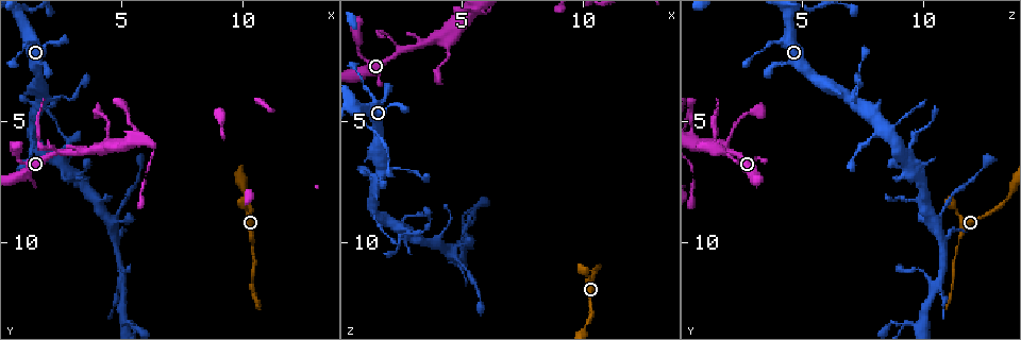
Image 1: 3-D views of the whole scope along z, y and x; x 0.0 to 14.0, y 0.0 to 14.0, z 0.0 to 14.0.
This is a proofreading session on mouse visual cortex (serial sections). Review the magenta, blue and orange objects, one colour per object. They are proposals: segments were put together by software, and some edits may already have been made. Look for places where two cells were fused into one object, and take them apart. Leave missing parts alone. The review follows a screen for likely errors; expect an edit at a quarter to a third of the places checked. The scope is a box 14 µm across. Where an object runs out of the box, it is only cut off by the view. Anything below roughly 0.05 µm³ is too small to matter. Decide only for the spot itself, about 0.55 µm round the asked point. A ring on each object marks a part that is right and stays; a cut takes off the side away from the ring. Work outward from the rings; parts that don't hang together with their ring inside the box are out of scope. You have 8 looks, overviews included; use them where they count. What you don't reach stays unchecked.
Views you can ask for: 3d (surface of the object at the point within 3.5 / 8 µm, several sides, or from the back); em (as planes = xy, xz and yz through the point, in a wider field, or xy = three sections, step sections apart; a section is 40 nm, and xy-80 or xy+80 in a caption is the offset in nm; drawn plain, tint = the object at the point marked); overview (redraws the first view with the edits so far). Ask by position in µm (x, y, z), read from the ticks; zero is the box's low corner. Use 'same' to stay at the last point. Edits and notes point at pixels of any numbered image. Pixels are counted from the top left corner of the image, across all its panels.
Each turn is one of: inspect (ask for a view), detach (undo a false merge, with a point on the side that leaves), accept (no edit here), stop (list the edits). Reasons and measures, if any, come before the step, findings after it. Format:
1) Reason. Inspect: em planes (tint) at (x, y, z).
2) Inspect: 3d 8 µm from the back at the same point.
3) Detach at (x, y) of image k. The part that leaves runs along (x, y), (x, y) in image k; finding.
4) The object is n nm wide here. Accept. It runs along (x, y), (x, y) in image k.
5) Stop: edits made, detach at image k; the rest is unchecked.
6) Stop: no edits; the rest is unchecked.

Abrupt turn. Inspect: 3d 8 µm at (1.8, 4.0, 6.9).

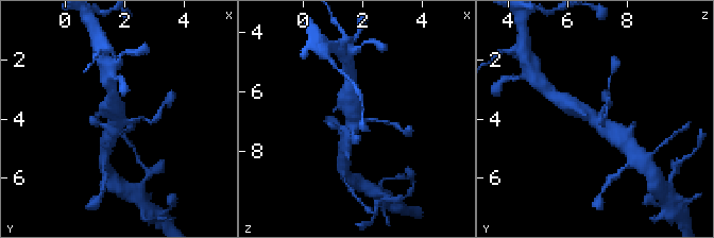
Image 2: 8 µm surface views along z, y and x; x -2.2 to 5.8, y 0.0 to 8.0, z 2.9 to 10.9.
Closer look. Inspect: 3d 3.5 µm at (1.8, 4.1, 7.0).

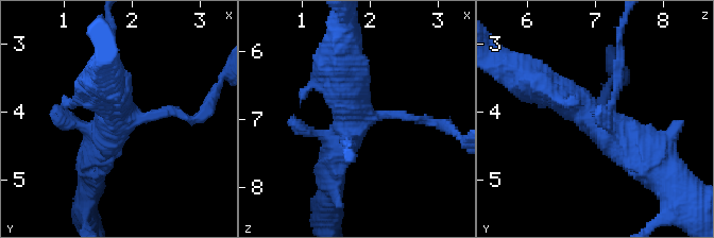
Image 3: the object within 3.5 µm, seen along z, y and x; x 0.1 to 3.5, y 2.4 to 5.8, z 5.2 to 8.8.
Inspect: em xy step 2 (tint) at (1.75, 4.05, 6.95).

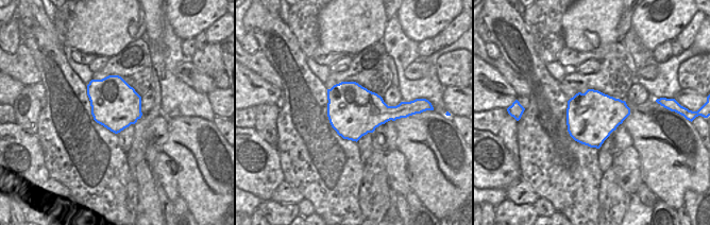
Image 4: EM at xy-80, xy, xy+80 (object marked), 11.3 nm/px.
Accept. Continuous, no second cell.

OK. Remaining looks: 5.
Abrupt turn. Inspect: 3d 3.5 µm at (2.8, 5.8, 9.6).

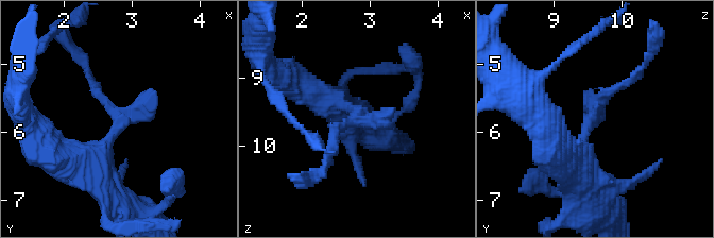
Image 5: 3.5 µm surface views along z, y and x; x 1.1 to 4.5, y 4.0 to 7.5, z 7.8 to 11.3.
Inspect: em xy step 1 (tint) at (2.85, 5.75, 9.55).

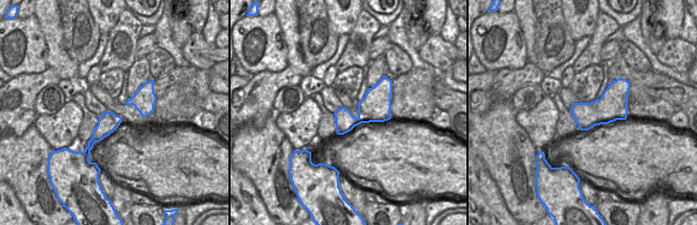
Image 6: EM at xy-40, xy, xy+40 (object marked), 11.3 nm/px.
Accept. It runs along (568, 159), (604, 95), (634, 79) in image 5; one cell here.

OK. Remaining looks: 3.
Thin neck. Inspect: 3d 3.5 µm at (5.0, 8.3, 10.9).

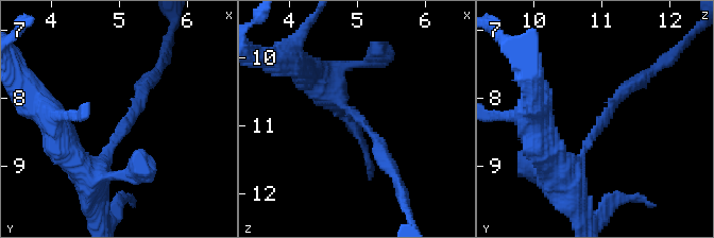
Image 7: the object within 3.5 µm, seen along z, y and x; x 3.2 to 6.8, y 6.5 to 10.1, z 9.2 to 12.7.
The arms are 200, 200 nm wide. Inspect: em planes (tint) at (5.15, 8.25, 11.00).

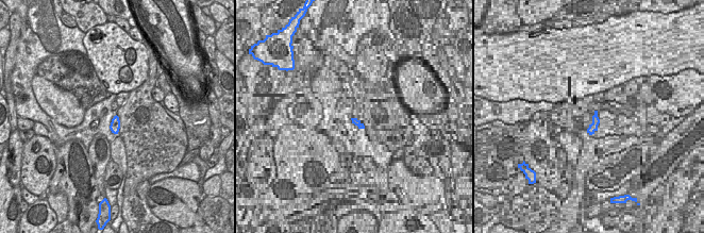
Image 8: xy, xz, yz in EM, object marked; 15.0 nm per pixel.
Accept. It runs along (564, 176), (602, 117), (649, 74) in image 7; continuous, no second cell.

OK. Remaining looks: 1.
Stop: no edits; the rest is unchecked.

